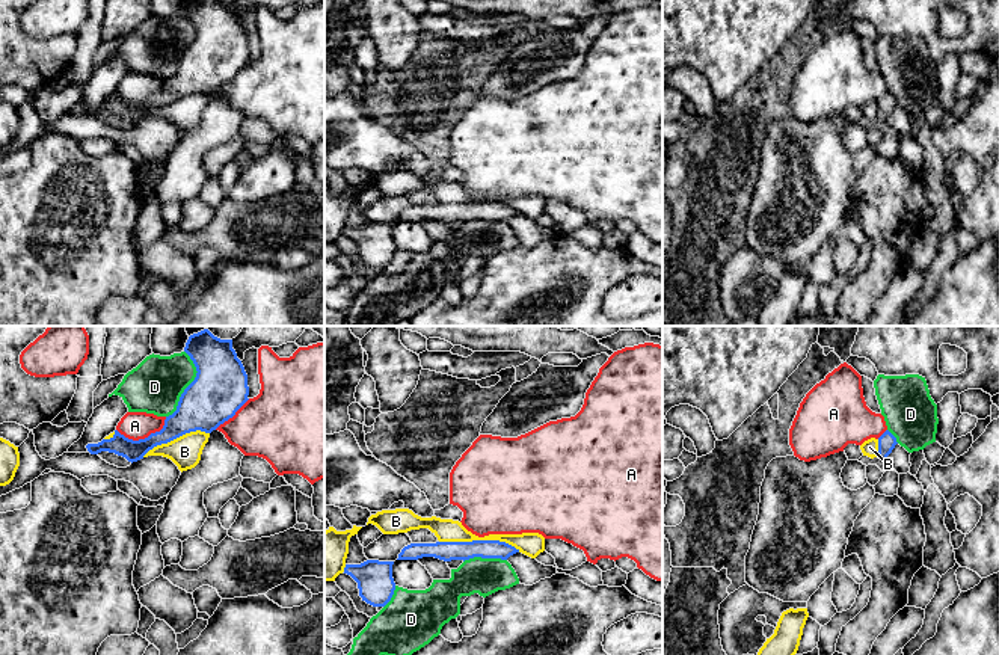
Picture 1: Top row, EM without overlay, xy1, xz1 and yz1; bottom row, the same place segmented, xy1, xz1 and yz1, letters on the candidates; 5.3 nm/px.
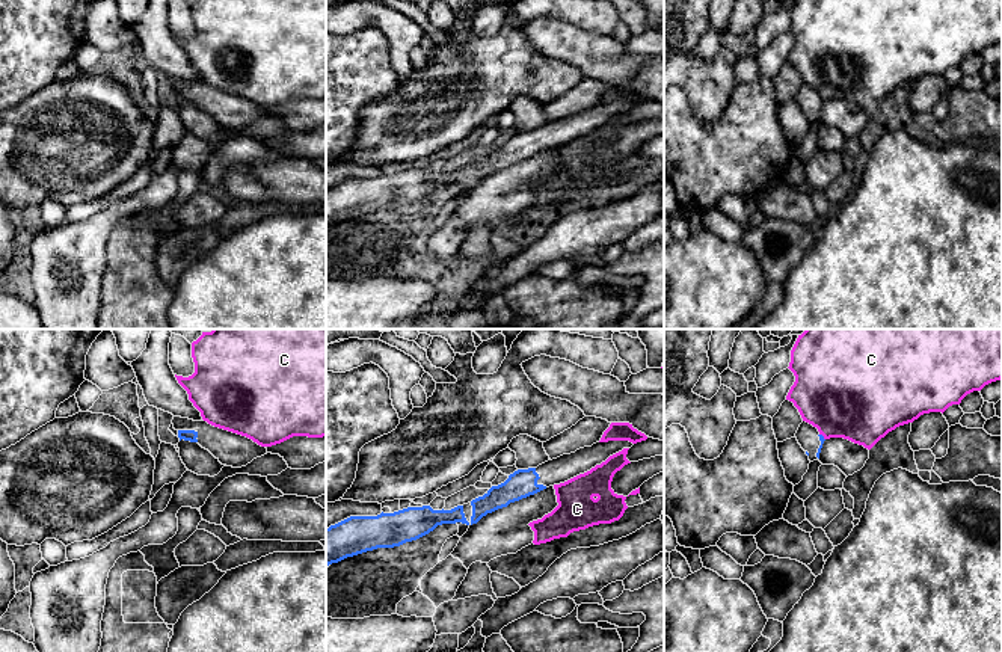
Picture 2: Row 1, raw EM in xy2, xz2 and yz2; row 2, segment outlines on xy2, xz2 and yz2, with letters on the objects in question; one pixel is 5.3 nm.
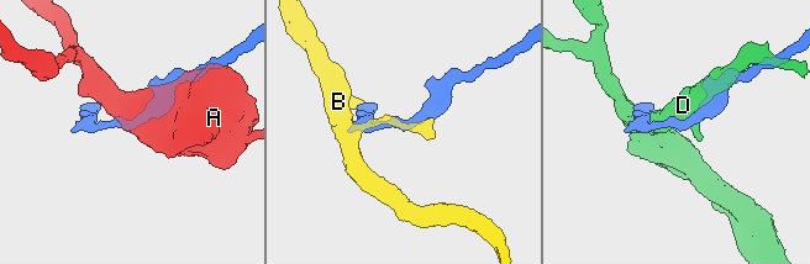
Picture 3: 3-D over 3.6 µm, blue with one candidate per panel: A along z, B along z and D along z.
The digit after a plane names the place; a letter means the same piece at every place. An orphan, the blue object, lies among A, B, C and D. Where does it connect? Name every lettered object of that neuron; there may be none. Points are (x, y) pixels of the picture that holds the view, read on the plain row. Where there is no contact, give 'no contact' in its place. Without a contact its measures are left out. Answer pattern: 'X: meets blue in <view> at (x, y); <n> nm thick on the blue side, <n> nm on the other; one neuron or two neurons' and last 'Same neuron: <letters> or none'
A: meets blue in xy1 at (145, 100); 150 nm thick on the blue side, 150 nm on the other; two neurons
B: meets blue in xz1 at (480, 202); 110 nm thick on the blue side, 130 nm on the other; two neurons
C: meets blue in yz2 at (823, 98); 30 nm thick on the blue side, 460 nm on the other; two neurons
D: meets blue in xy1 at (189, 47); 300 nm thick on the blue side, 280 nm on the other; two neurons
Same neuron: none

